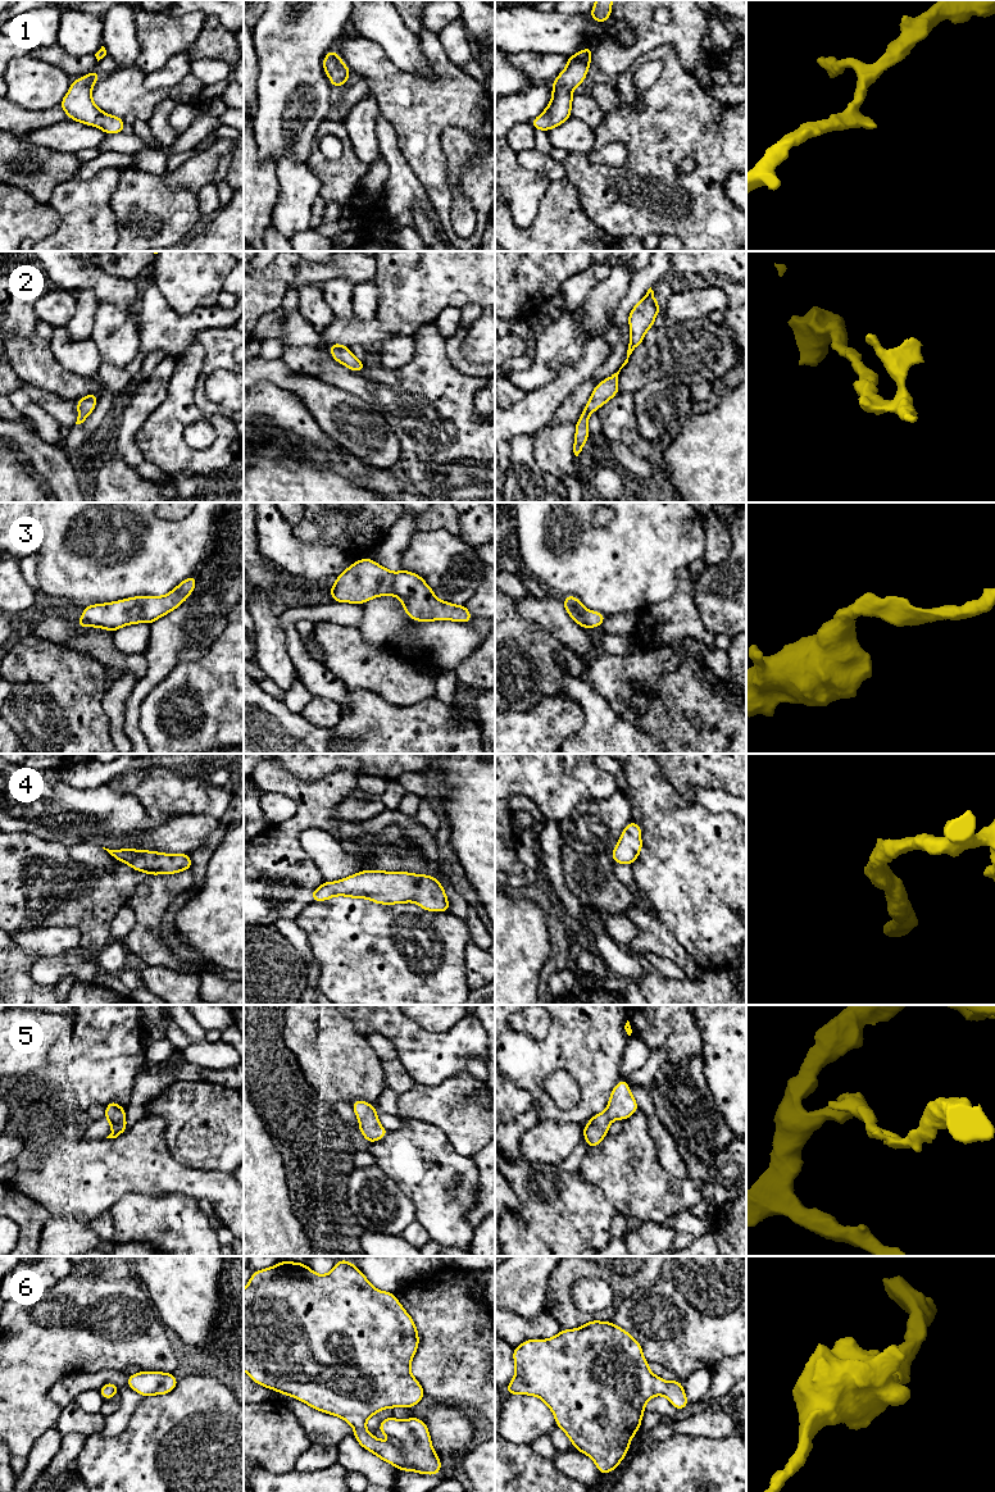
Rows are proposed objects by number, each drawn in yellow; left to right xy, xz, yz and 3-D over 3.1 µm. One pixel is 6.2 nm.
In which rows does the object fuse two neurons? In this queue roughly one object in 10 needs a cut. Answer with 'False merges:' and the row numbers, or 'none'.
False merges: none

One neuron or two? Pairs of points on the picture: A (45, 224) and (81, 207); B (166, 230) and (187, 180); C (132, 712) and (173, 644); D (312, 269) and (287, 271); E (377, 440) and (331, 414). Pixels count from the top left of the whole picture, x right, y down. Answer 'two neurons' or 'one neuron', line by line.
A: two neurons
B: two neurons
C: one neuron
D: one neuron
E: one neuron

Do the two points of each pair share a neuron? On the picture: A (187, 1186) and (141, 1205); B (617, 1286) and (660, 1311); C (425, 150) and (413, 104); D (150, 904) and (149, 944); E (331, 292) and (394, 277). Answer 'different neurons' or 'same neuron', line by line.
A: different neurons
B: different neurons
C: same neuron
D: same neuron
E: different neurons

